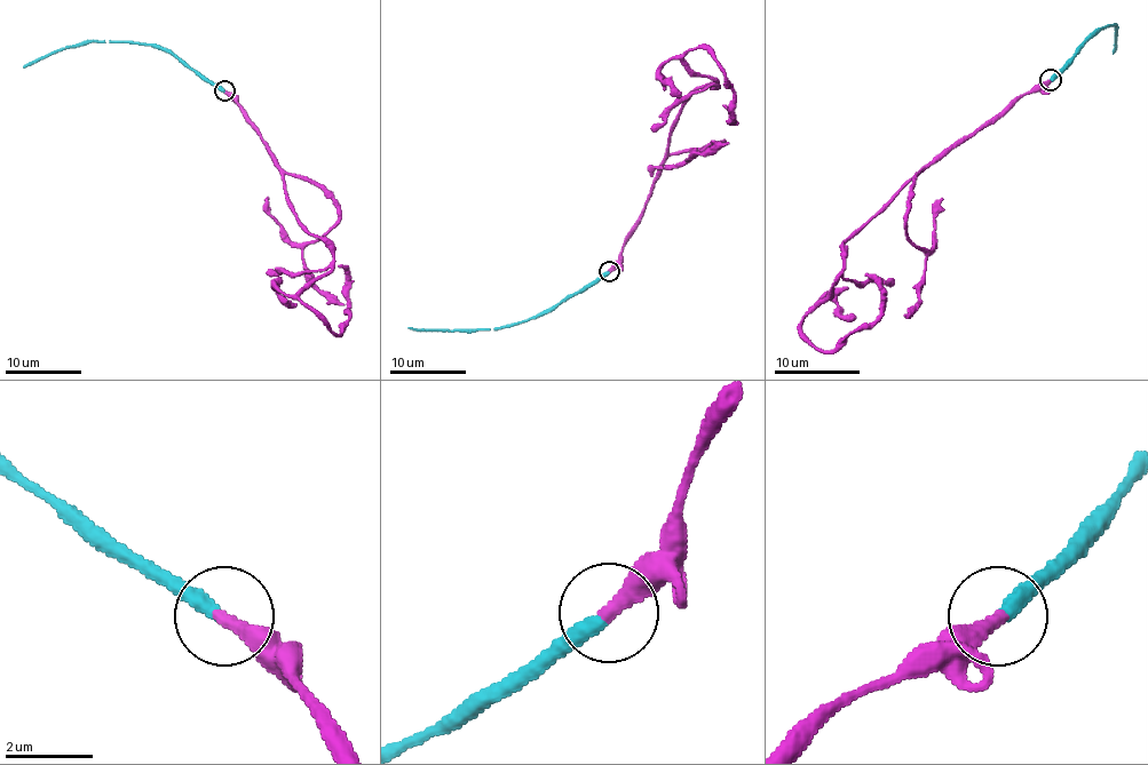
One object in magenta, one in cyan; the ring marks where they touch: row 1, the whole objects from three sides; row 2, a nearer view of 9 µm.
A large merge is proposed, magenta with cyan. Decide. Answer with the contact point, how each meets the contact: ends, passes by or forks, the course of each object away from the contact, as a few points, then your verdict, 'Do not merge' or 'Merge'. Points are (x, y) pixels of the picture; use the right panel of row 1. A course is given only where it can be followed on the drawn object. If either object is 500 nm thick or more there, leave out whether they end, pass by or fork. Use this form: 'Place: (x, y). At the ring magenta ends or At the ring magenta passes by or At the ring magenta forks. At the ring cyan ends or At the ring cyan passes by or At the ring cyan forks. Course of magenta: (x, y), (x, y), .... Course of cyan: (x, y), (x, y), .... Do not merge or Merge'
Place: (1050, 80). At the ring magenta ends. At the ring cyan ends. Course of magenta: (1050, 80), (921, 167), (847, 240), (841, 276), (802, 318), (817, 348), (879, 315), (881, 286), (864, 273). Course of cyan: (1052, 80), (1092, 36), (1107, 25), (1115, 25), (1114, 53). Merge

